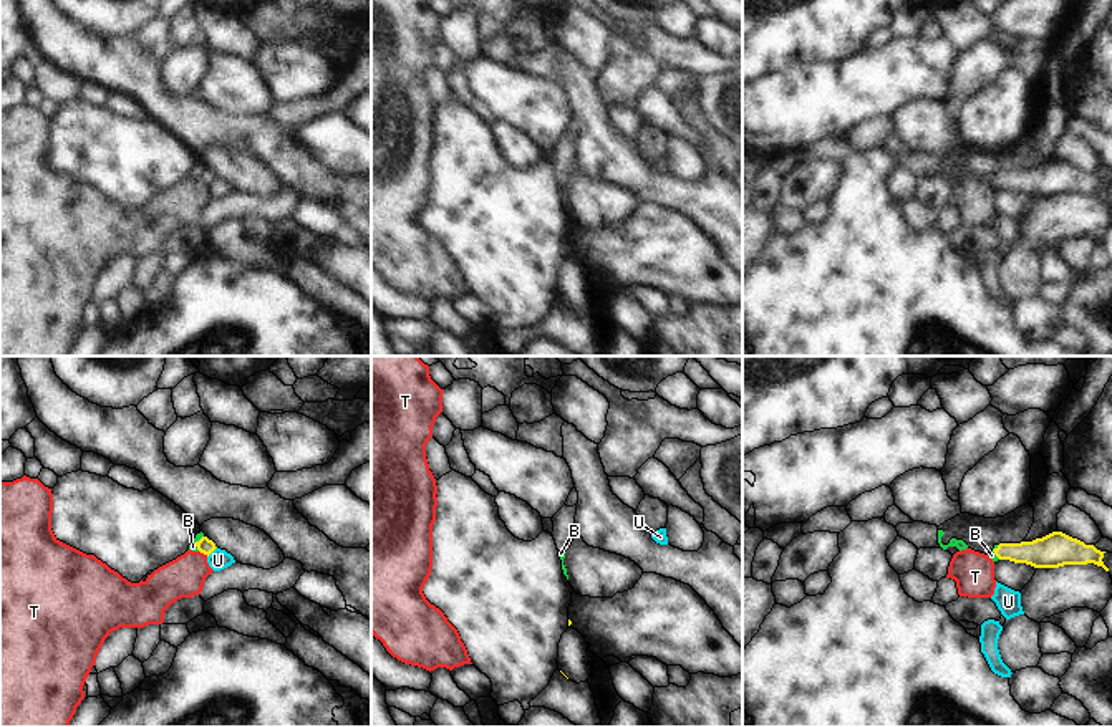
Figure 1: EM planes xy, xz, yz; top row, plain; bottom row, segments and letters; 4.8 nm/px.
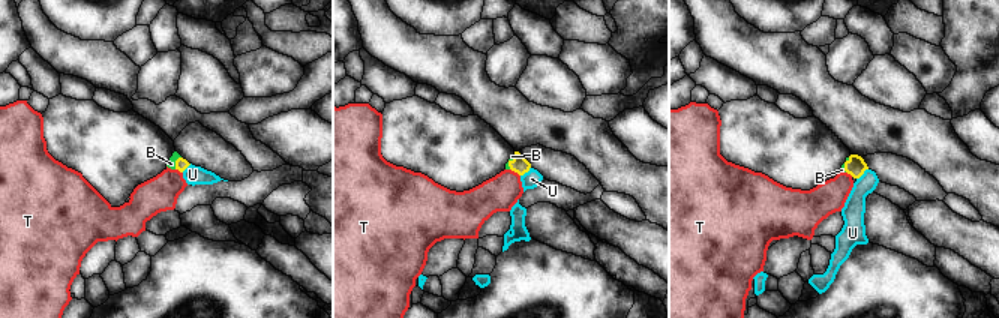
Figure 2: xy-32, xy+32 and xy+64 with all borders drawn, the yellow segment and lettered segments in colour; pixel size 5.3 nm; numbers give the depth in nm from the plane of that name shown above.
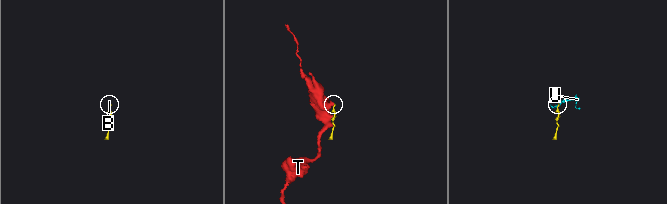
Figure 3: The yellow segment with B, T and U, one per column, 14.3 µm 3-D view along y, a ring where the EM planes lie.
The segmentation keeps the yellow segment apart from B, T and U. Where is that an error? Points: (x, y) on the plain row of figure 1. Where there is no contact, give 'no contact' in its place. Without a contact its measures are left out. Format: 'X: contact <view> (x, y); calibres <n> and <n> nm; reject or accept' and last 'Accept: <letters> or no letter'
B: contact xy (196, 173); calibres 80 and 40 nm; accept
T: contact xy (204, 182); calibres 80 and 200 nm; reject
U: contact xy (212, 179); calibres 80 and 100 nm; reject
Accept: B

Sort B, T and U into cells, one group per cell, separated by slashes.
B / T / U

